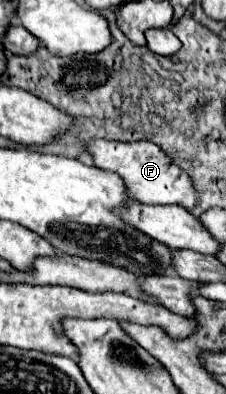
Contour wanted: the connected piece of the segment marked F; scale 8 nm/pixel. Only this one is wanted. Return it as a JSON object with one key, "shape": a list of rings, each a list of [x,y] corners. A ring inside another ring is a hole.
{"shape":[[[96,139],[88,145],[88,153],[94,157],[96,167],[118,173],[126,181],[128,195],[140,203],[148,203],[148,205],[176,203],[186,209],[192,209],[198,203],[198,191],[194,189],[188,173],[184,173],[178,165],[174,165],[172,159],[168,159],[168,155],[150,141],[122,143],[122,141]]]}

